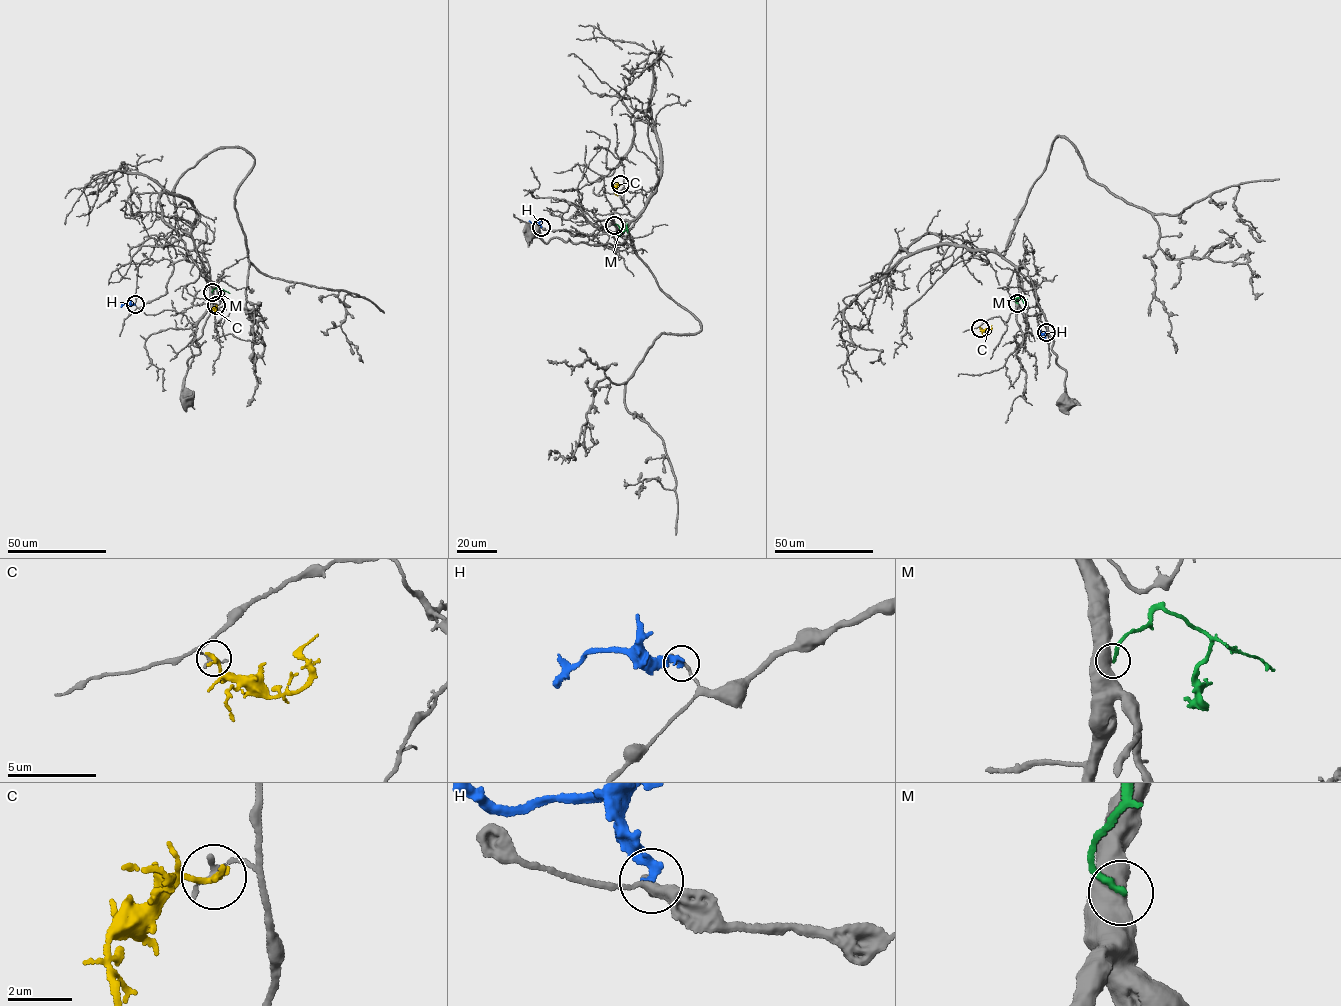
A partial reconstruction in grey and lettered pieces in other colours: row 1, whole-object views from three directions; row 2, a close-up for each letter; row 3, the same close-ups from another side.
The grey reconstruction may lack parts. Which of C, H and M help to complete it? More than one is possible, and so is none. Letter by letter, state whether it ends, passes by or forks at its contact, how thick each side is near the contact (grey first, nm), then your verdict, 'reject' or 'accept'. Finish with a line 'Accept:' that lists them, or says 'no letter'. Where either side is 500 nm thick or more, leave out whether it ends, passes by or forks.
C: it ends | 190/240 nm | reject
H: it ends | 280/320 nm | reject
M: 750/200 nm | reject
Accept: no letter

